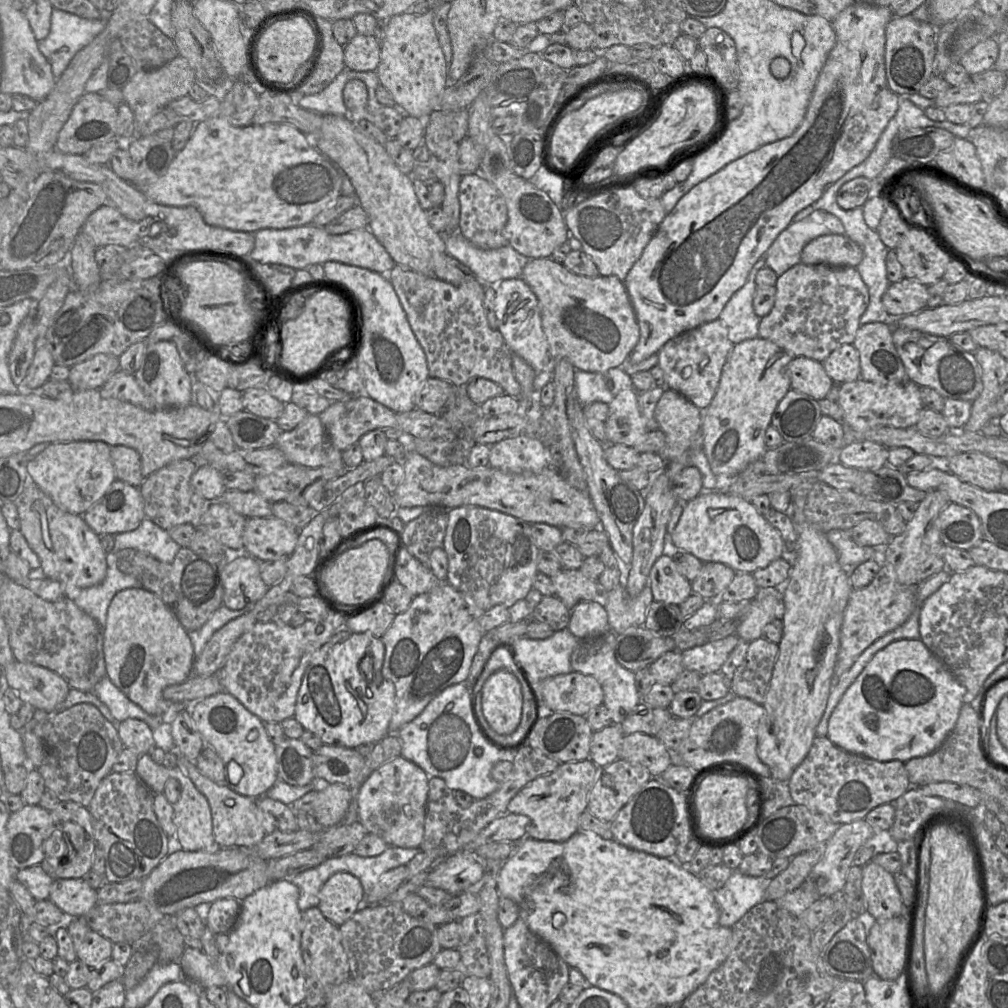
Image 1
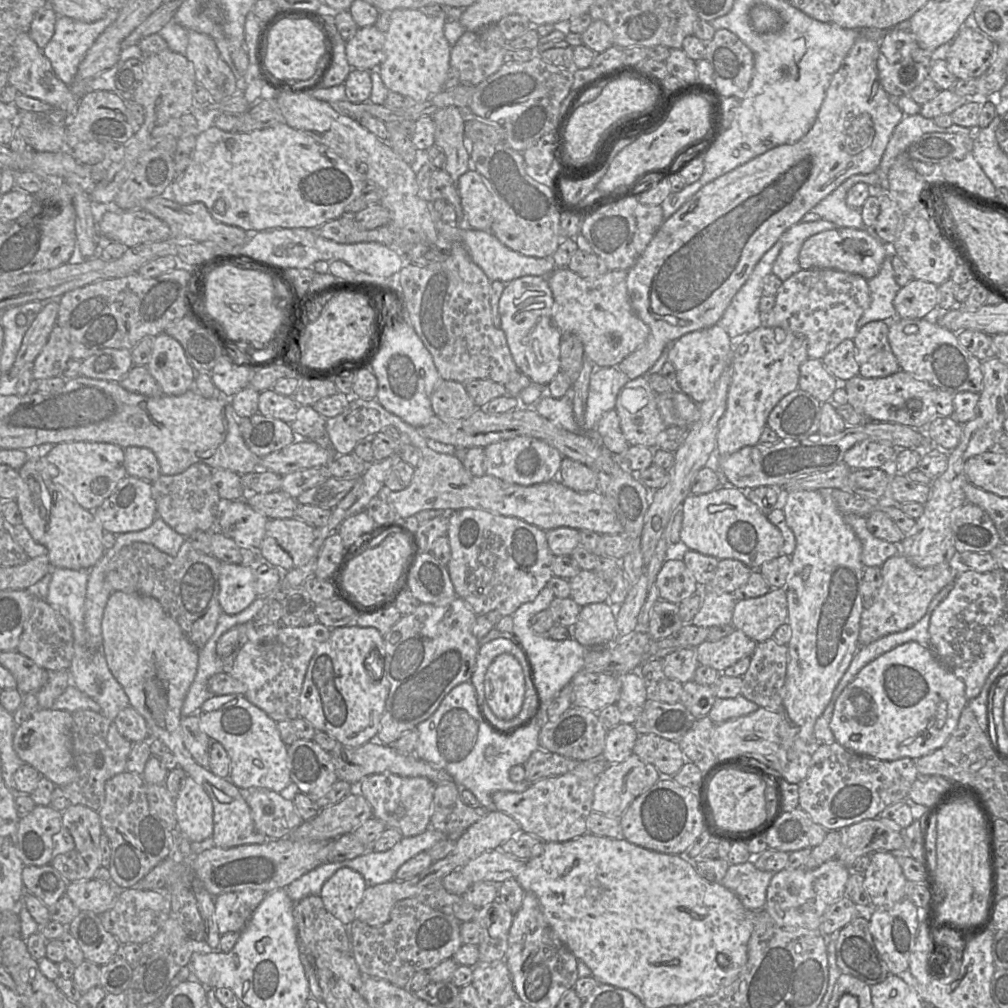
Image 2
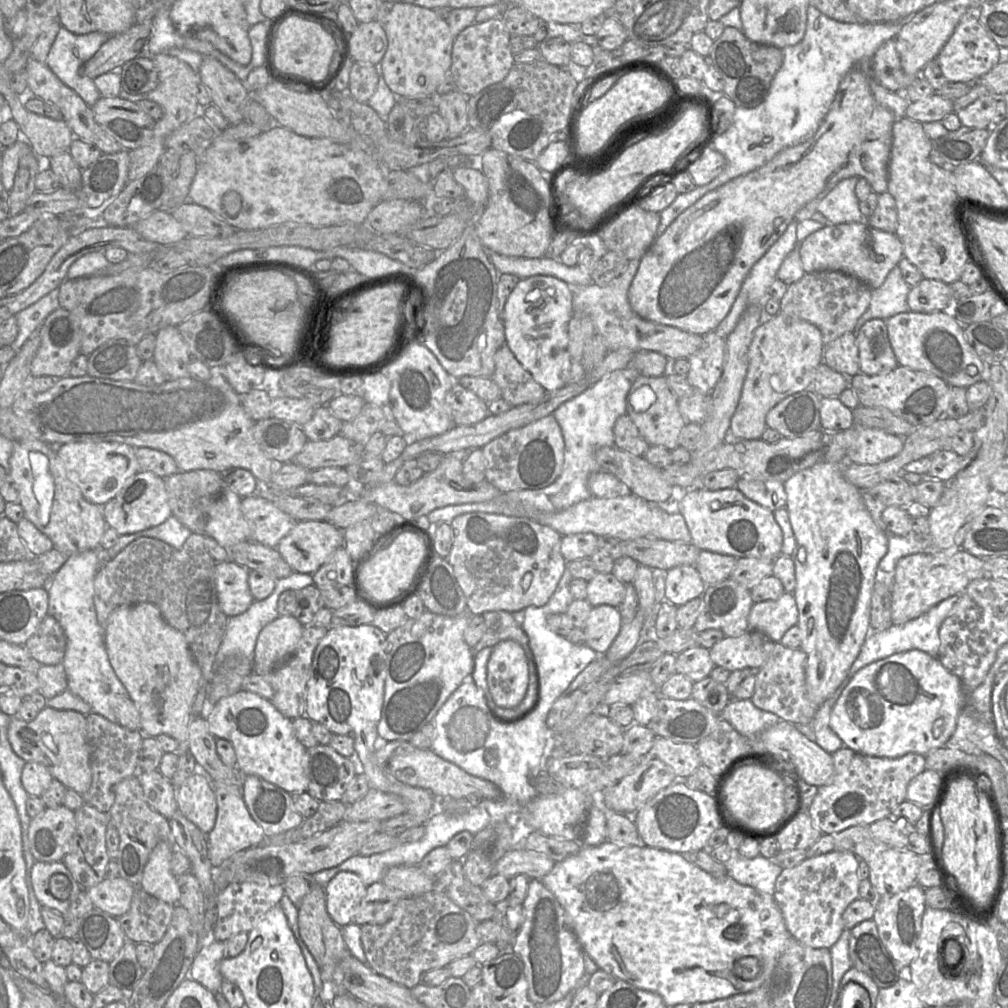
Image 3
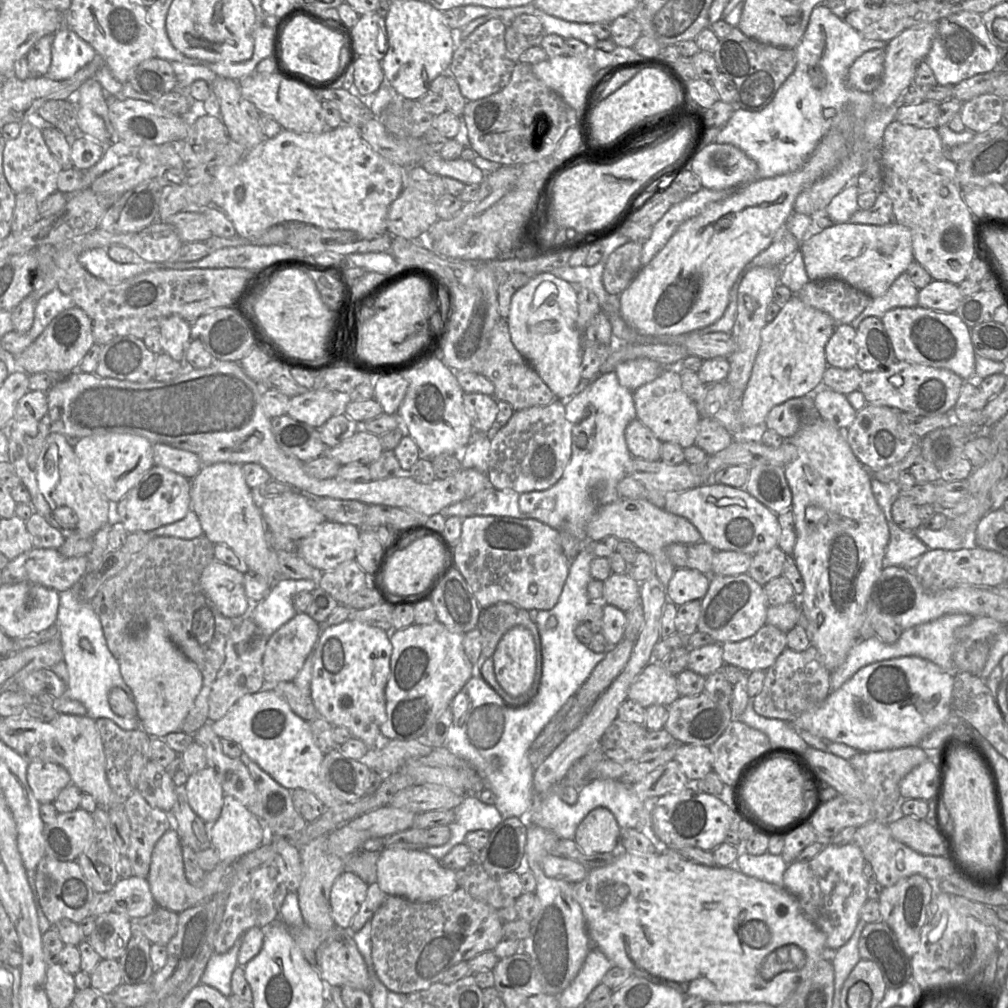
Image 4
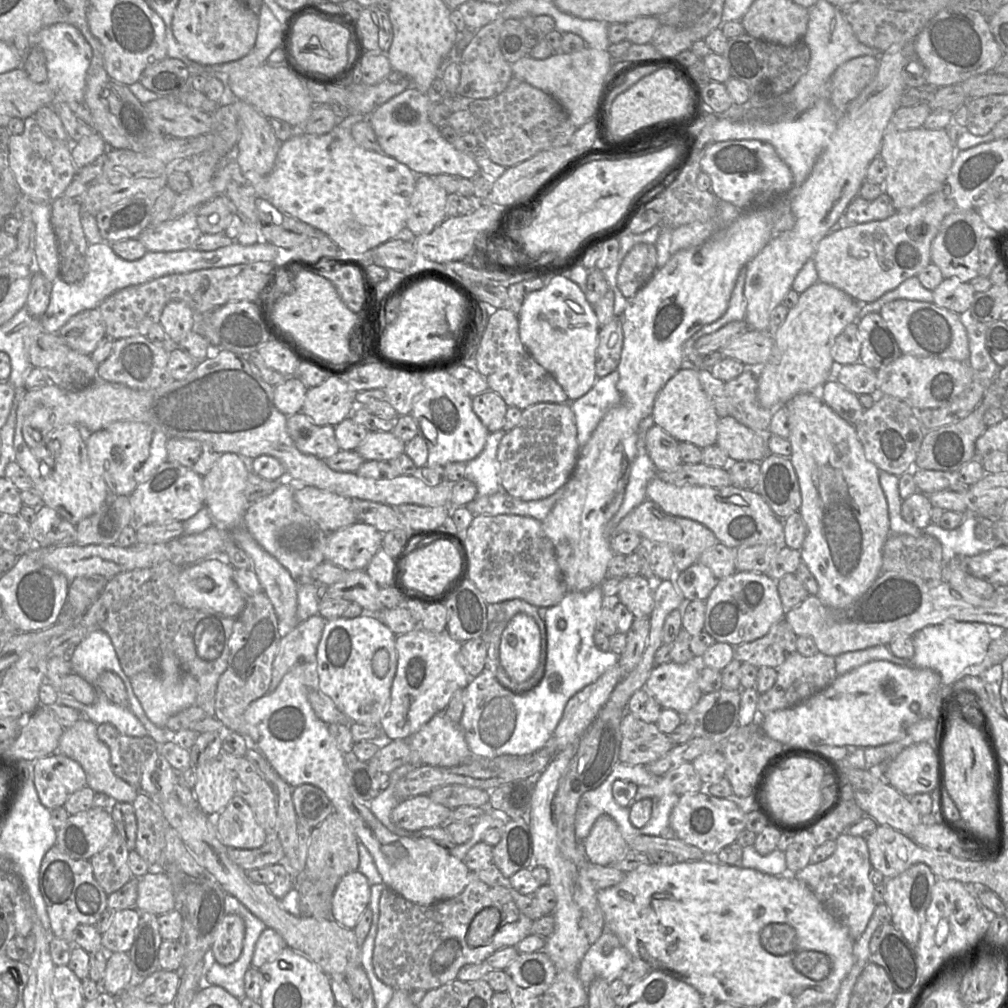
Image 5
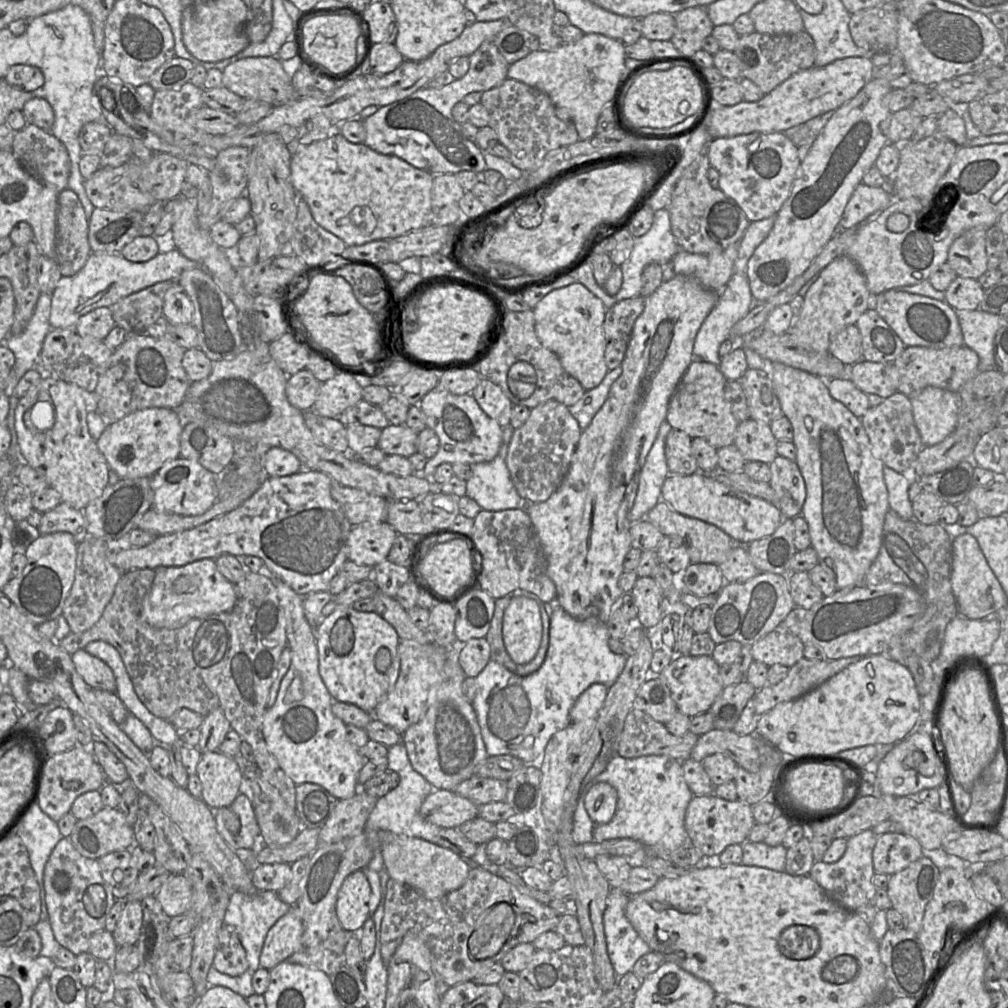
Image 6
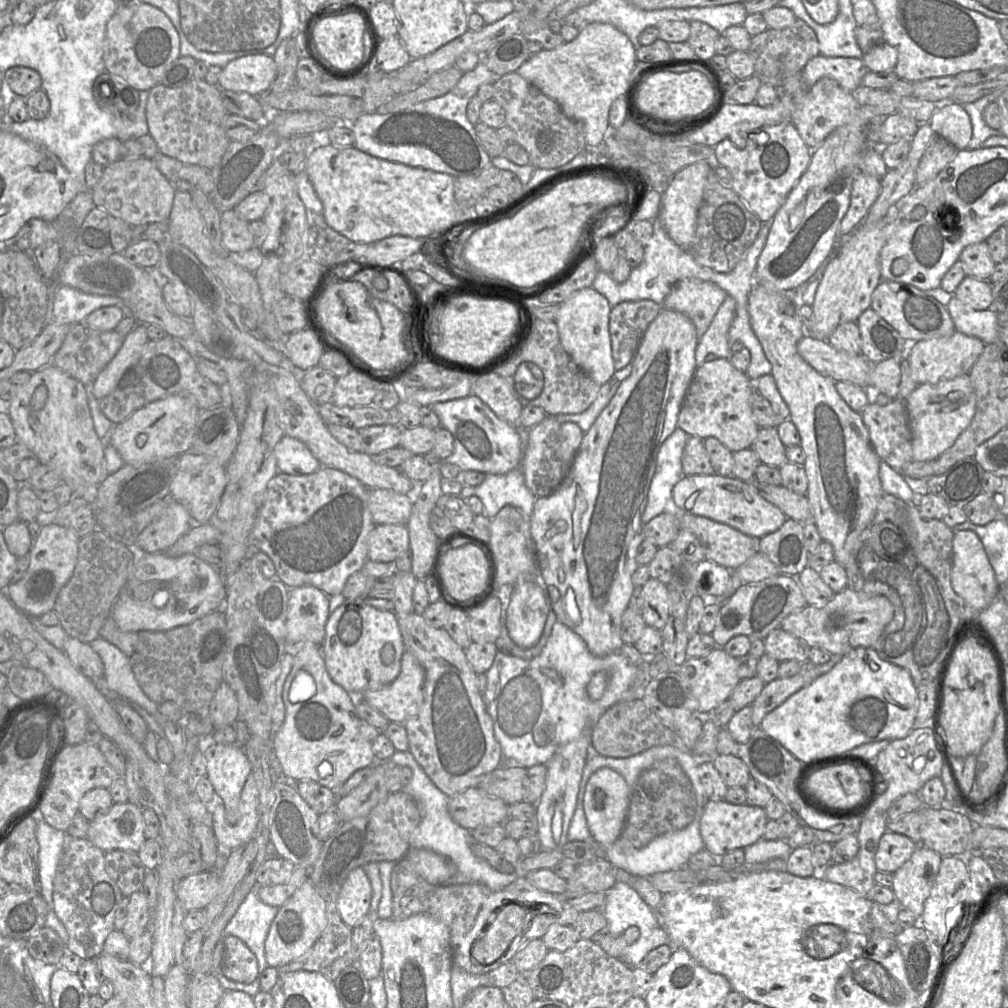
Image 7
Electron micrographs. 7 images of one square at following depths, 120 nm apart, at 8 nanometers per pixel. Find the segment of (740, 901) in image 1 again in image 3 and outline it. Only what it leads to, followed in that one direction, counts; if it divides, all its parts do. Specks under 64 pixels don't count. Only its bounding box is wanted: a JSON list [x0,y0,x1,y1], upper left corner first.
[726,855,782,895]

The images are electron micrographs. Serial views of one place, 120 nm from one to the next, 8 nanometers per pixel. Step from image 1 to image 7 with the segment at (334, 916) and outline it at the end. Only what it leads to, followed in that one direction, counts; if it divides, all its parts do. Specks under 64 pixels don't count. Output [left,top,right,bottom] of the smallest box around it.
[338,867,372,927]

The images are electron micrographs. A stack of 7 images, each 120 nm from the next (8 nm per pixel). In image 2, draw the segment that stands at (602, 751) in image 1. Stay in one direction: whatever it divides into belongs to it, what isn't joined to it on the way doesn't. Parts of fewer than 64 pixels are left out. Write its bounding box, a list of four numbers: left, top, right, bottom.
[602,723,639,764]

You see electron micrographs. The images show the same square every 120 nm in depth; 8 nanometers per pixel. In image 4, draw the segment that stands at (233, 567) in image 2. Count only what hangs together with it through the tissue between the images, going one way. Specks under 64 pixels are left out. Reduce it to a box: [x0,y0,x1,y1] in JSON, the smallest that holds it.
[200,559,253,621]

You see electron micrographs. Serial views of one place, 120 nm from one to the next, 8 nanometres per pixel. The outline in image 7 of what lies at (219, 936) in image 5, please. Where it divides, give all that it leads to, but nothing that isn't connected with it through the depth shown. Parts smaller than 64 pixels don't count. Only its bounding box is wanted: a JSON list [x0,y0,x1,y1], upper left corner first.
[221,936,258,984]

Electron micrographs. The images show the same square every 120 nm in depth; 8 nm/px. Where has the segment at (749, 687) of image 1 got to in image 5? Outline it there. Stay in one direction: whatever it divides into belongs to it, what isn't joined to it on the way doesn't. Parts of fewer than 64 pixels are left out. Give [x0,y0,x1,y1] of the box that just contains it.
[758,651,837,717]

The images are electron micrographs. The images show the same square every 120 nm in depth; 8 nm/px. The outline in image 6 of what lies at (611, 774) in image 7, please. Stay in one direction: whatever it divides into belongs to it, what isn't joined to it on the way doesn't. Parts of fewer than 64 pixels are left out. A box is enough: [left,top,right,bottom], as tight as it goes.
[584,782,618,825]

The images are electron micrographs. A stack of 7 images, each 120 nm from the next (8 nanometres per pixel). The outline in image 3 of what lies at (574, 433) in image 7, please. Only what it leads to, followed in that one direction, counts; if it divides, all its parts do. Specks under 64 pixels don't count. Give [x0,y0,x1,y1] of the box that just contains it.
[482,414,564,493]

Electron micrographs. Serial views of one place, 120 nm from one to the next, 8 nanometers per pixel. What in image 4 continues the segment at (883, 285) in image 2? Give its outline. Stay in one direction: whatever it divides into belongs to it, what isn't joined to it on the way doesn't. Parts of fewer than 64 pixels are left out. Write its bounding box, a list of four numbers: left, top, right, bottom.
[851,273,919,330]

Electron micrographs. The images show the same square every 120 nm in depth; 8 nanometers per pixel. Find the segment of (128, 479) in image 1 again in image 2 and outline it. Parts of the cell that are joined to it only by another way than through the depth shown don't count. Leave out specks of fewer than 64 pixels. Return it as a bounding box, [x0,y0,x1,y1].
[124,447,161,483]

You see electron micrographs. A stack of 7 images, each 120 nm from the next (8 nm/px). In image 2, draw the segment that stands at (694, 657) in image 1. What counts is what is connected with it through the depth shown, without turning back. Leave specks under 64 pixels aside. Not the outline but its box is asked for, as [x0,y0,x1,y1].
[696,631,757,672]

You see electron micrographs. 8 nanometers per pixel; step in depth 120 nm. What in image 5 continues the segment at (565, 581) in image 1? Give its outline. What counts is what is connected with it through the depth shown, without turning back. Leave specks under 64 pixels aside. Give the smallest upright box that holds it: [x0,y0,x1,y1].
[617,575,654,618]

